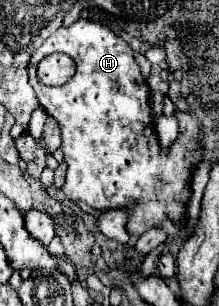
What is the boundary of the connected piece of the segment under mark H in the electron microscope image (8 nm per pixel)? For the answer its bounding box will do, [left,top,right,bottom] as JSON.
[29,20,203,238]

